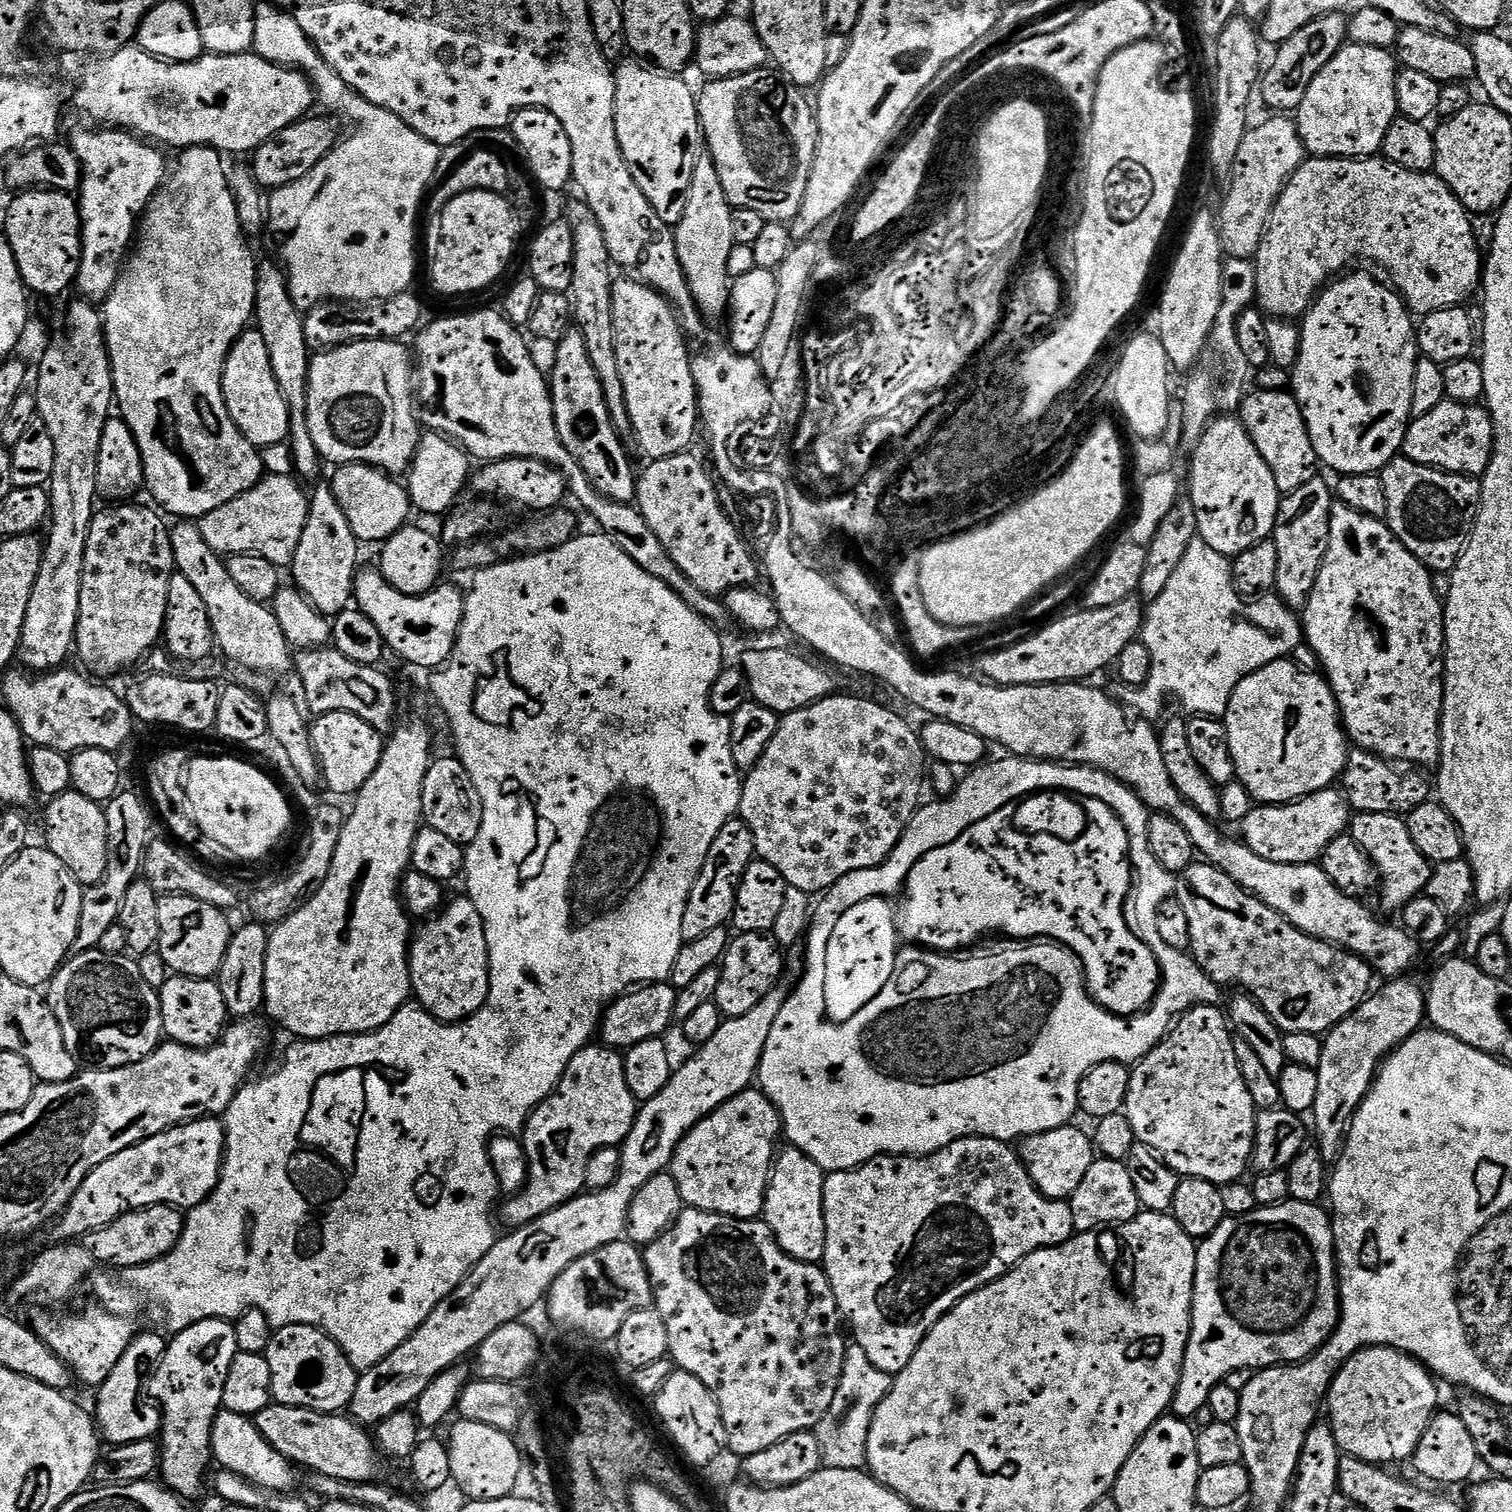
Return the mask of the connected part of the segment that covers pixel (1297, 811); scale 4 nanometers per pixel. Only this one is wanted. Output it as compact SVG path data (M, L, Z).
M1335 787L1324 788L1291 804L1266 804L1253 806L1246 814L1238 832L1242 842L1258 854L1258 858L1270 858L1270 862L1287 864L1315 864L1323 856L1326 846L1334 838L1345 835L1350 828L1350 809L1343 791Z

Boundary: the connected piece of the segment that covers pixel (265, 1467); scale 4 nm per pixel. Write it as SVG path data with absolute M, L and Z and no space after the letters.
M222 1410L216 1415L214 1430L212 1431L212 1452L214 1460L221 1469L234 1472L254 1482L259 1488L268 1488L272 1492L297 1491L301 1473L297 1465L283 1456L266 1440L258 1430L255 1419Z

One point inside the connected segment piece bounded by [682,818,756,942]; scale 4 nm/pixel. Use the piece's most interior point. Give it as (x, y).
(711, 904)

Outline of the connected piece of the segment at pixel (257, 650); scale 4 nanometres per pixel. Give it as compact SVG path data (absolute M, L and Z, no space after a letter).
M195 523L177 524L180 525L171 529L176 572L189 582L194 582L194 590L198 590L202 602L206 602L212 634L216 637L219 651L224 651L233 660L233 665L246 668L253 674L268 671L291 673L294 652L282 634L282 626L278 626L278 618L271 607L254 602L254 598L246 598L246 594L242 594L234 578L230 578L225 557L206 544Z

